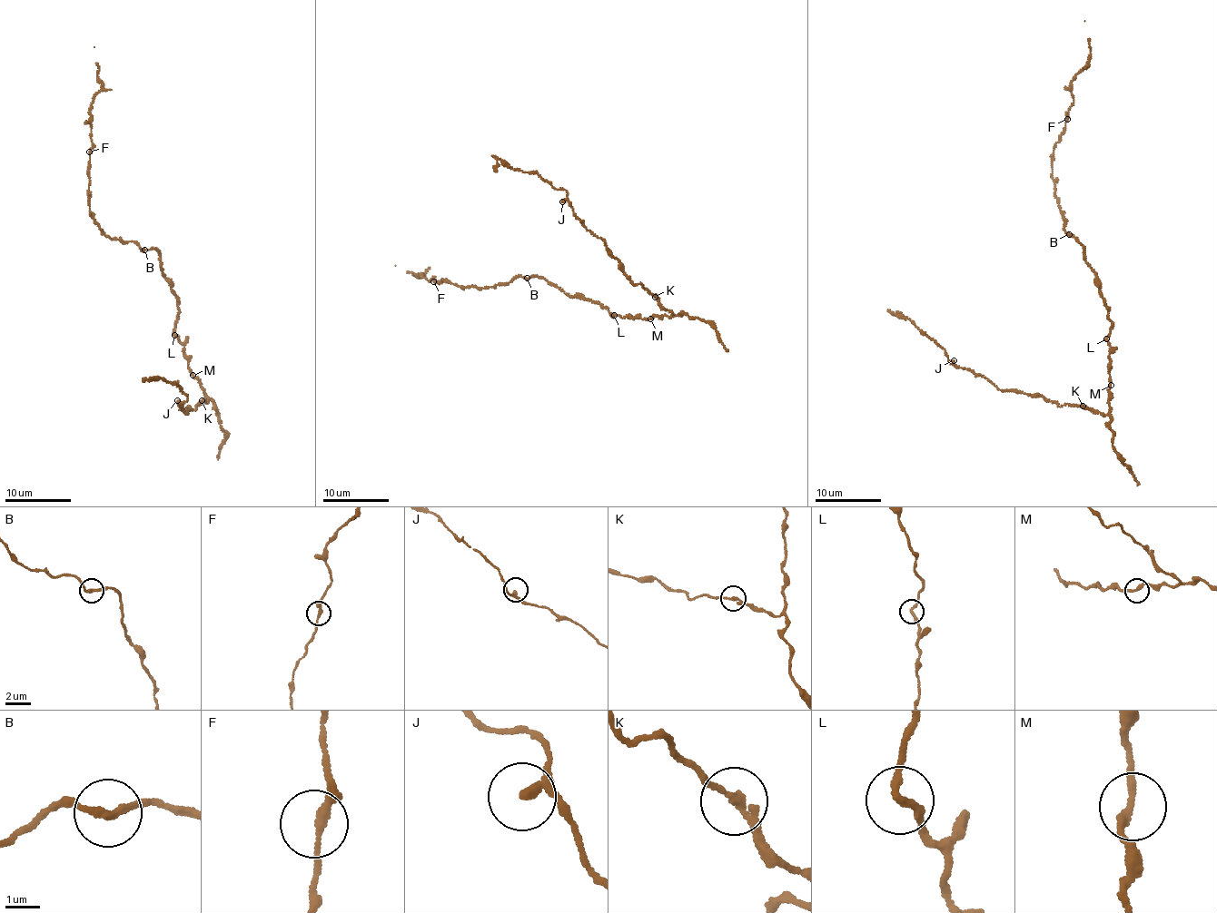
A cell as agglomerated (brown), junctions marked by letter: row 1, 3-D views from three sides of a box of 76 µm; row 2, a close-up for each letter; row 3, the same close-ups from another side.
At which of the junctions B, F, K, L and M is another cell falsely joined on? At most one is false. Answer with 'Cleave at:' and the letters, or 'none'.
Cleave at: none

